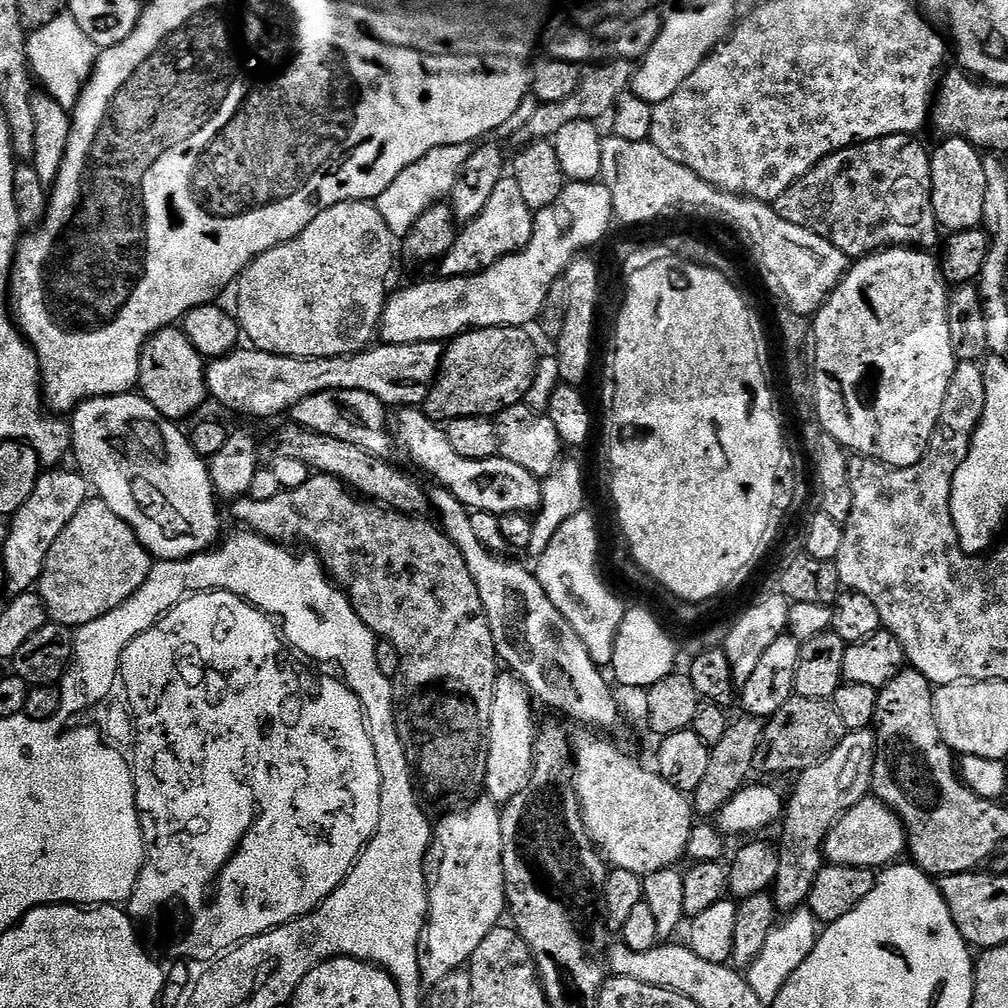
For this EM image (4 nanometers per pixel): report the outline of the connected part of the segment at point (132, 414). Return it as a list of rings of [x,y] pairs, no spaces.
[[[125,394],[123,396],[96,396],[92,400],[85,400],[77,406],[70,416],[70,427],[72,430],[71,455],[76,456],[75,467],[79,469],[85,480],[88,481],[91,491],[99,500],[114,512],[122,522],[131,529],[136,541],[144,547],[149,556],[156,560],[185,560],[188,556],[196,556],[199,552],[207,552],[209,548],[217,543],[216,535],[220,532],[220,516],[216,513],[218,505],[215,493],[211,488],[211,480],[208,477],[208,465],[205,457],[199,456],[194,450],[191,439],[186,435],[179,423],[167,420],[146,398],[139,394]]]

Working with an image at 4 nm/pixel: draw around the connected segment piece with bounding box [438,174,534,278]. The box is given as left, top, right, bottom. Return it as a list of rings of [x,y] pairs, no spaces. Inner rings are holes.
[[[505,174],[498,182],[490,202],[486,202],[482,214],[478,214],[478,218],[474,218],[457,231],[454,246],[450,246],[444,259],[439,261],[439,275],[444,278],[477,276],[479,272],[485,272],[487,268],[494,266],[494,262],[522,251],[532,237],[533,219],[532,208],[526,206],[525,200],[522,199],[522,190],[515,176]]]

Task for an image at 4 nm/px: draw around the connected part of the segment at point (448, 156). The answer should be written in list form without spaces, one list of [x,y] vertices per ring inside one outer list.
[[[467,144],[442,146],[430,150],[430,154],[418,158],[414,166],[406,166],[406,170],[402,170],[402,174],[398,174],[398,178],[394,178],[394,182],[390,182],[386,190],[382,190],[382,194],[376,197],[374,203],[378,214],[382,214],[382,222],[386,222],[393,237],[403,238],[418,222],[418,218],[422,218],[422,214],[430,210],[430,206],[447,201],[451,197],[452,187],[458,178],[458,170],[462,162],[466,162],[469,151]]]

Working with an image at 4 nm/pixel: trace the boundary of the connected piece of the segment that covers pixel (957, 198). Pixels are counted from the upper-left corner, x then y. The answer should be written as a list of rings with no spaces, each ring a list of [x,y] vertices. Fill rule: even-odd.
[[[960,137],[945,139],[931,153],[934,214],[945,233],[965,232],[984,223],[986,170],[981,149]]]

